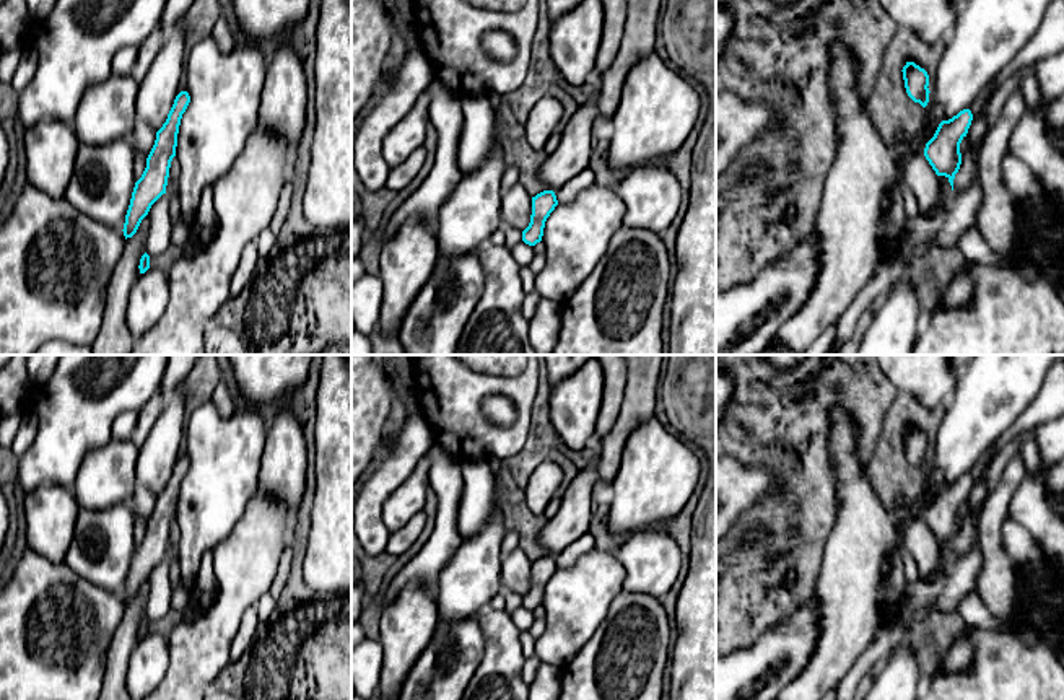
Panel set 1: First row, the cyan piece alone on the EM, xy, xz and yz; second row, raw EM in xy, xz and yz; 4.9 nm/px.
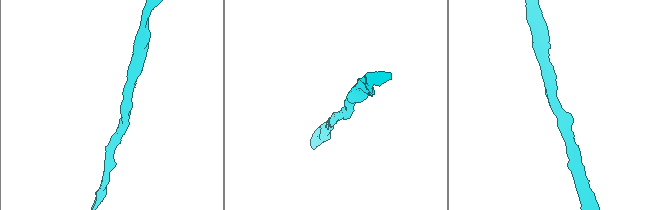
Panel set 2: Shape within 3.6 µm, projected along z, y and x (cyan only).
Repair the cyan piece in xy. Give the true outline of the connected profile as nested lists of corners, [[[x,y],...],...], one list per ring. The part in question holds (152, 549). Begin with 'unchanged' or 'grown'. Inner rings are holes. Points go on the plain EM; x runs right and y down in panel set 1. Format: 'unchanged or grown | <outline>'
unchanged | [[[181,456],[168,479],[166,487],[156,497],[155,510],[146,523],[146,532],[135,547],[130,570],[125,580],[124,601],[132,602],[142,584],[148,580],[151,570],[166,558],[171,526],[176,521],[177,498],[182,479],[190,467],[187,456]]]

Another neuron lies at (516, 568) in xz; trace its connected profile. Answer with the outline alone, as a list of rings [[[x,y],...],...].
[[[516,549],[501,560],[499,575],[512,593],[524,596],[530,588],[532,562],[522,549]]]

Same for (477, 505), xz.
[[[486,459],[460,464],[464,492],[457,506],[457,529],[464,539],[478,534],[496,511],[496,479]]]

